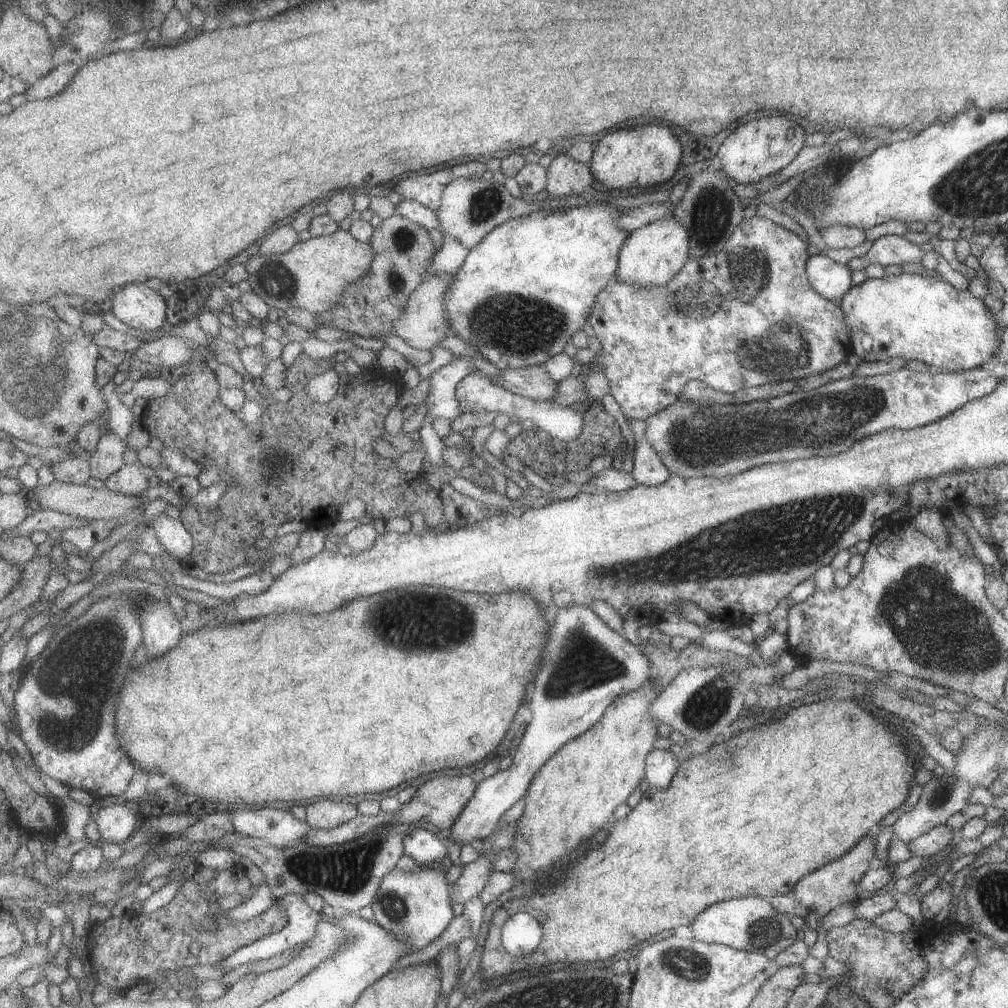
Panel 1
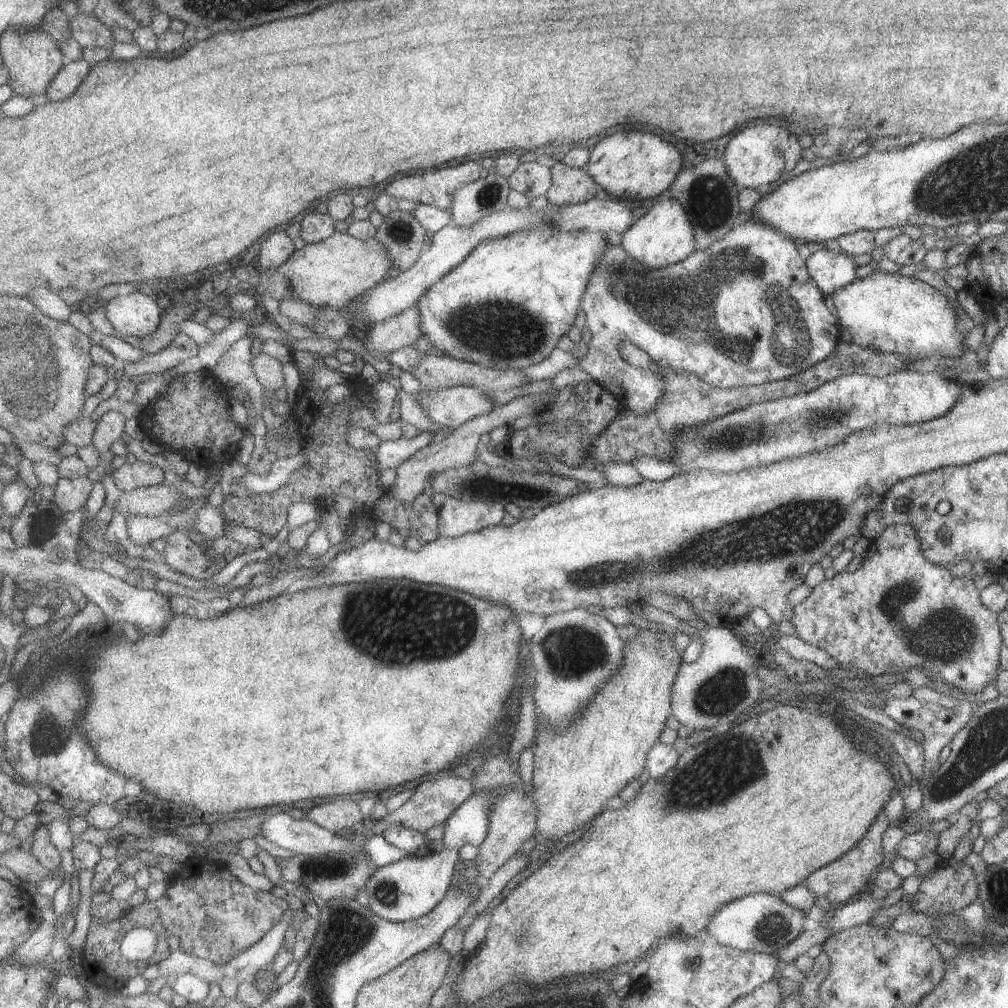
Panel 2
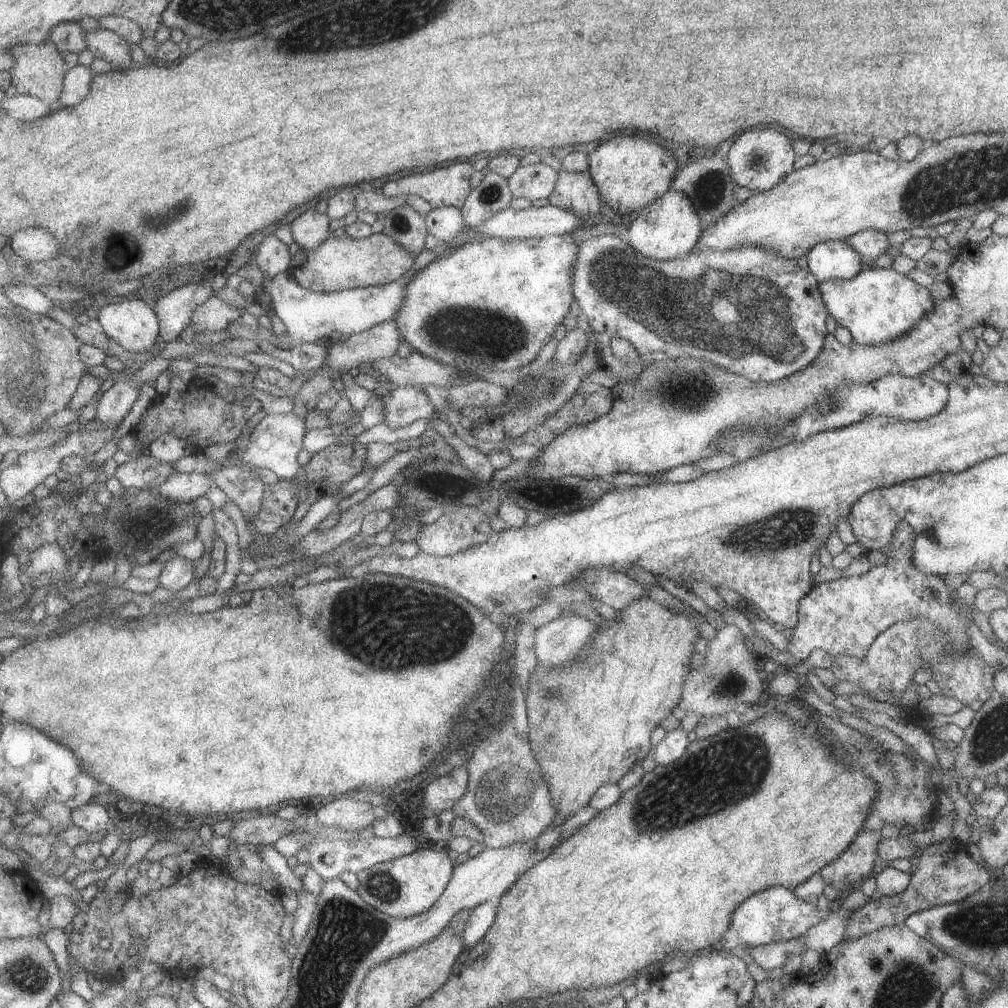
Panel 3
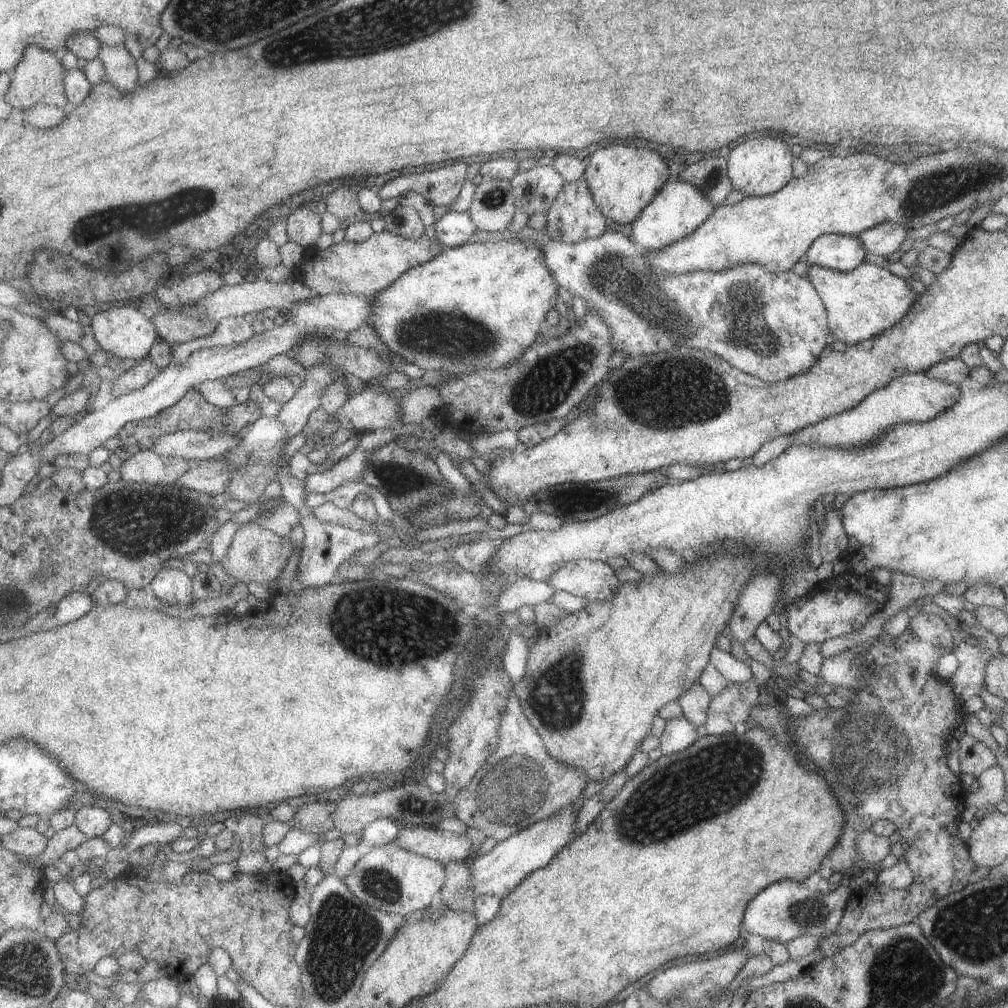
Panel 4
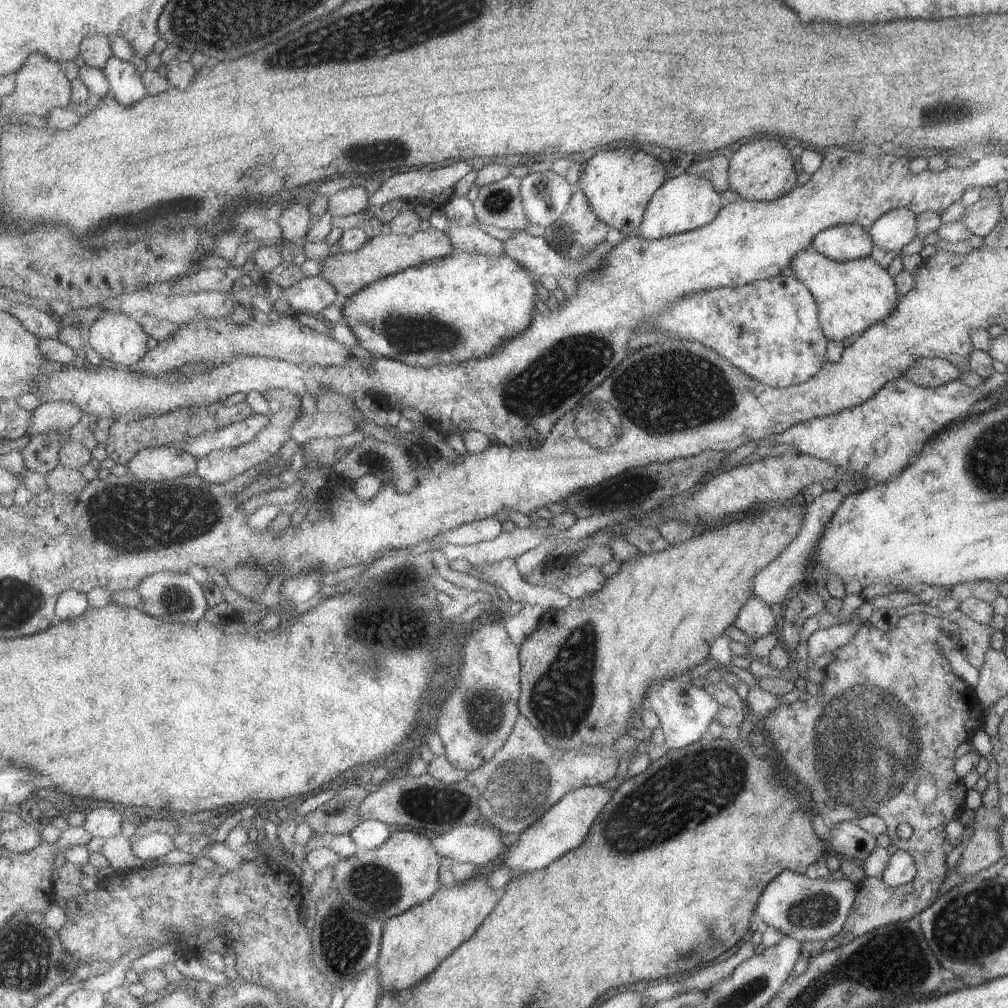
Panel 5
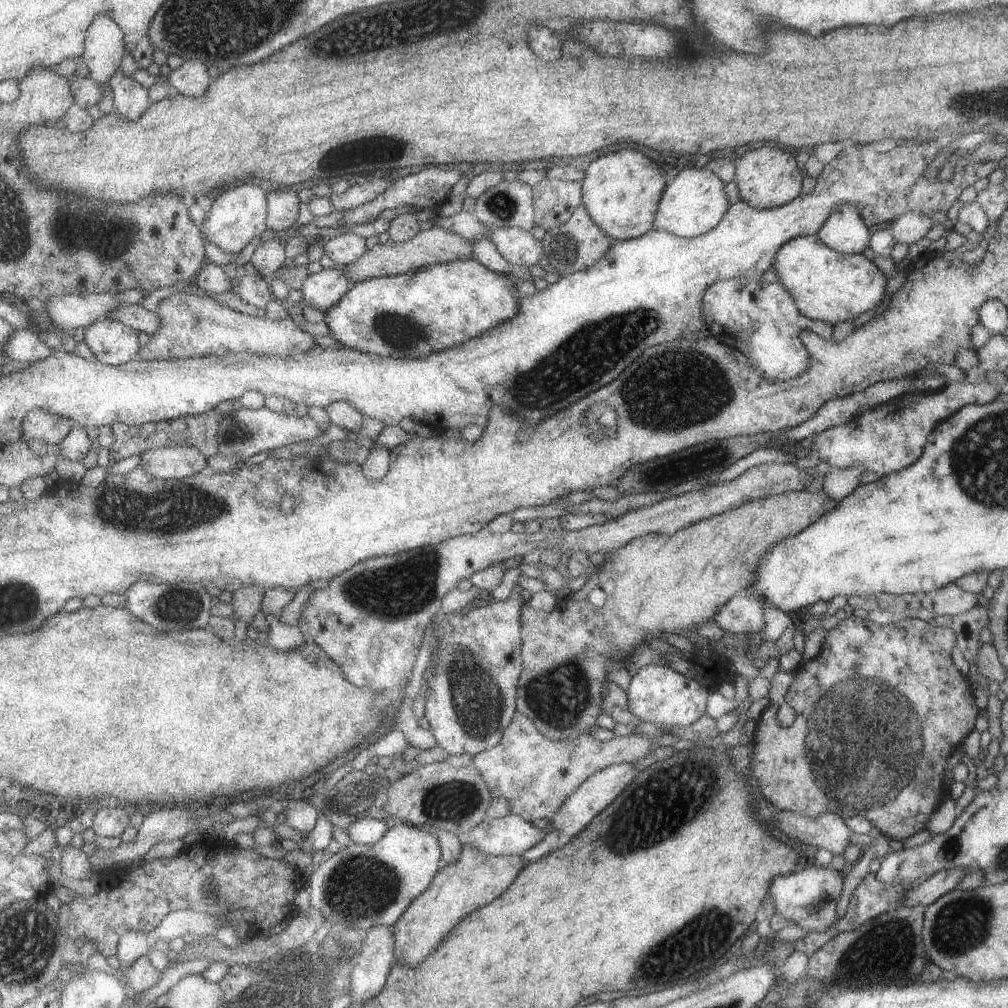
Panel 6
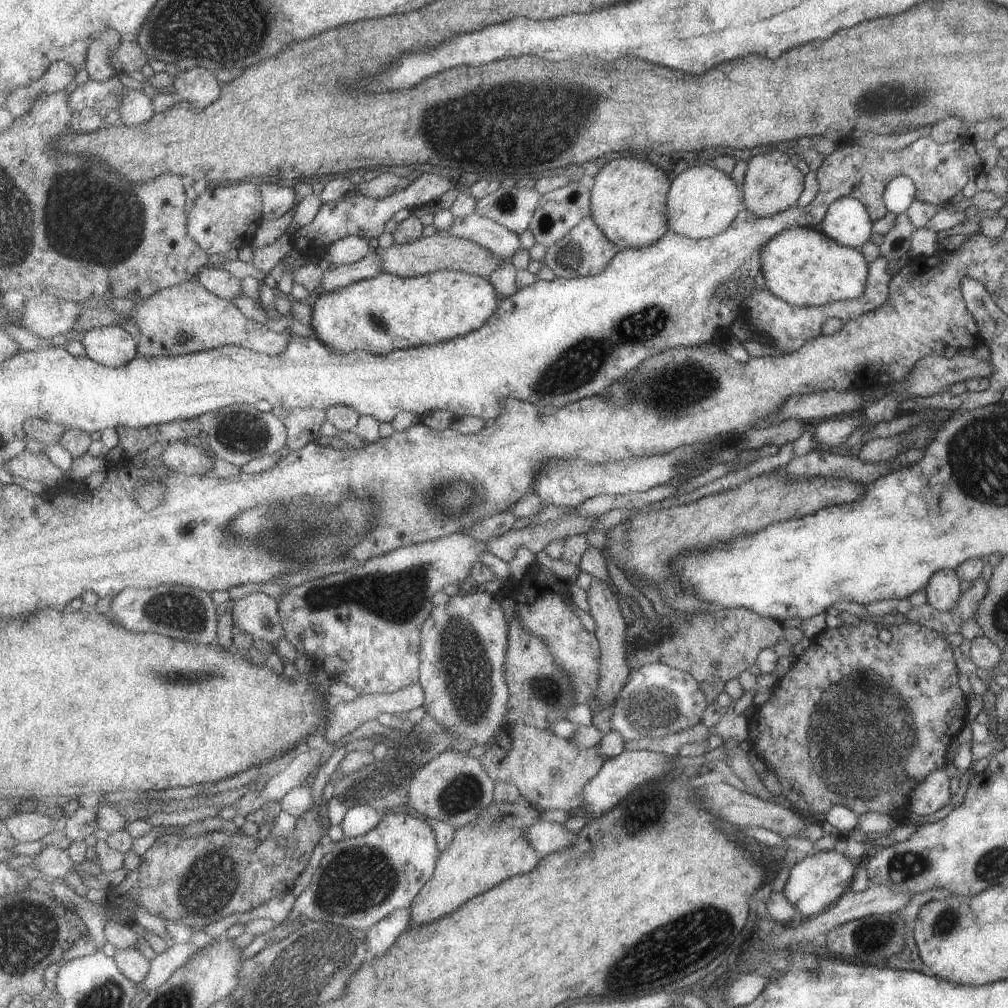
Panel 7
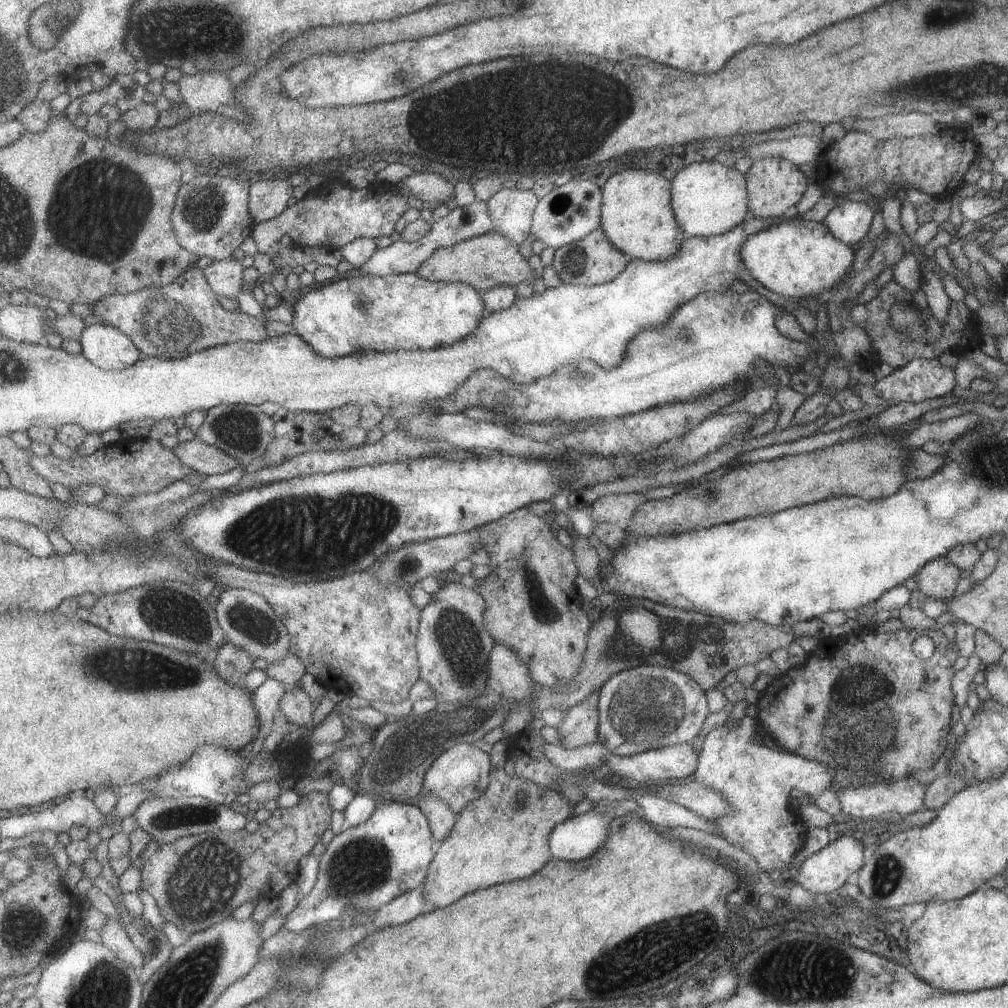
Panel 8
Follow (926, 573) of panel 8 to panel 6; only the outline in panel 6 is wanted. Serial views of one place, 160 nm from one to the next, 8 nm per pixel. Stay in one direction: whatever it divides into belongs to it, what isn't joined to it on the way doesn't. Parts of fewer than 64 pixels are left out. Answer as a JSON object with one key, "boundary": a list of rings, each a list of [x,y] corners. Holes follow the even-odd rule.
{"boundary":[[[954,582],[944,584],[932,594],[932,611],[938,615],[956,615],[977,603],[973,593],[964,591]]]}

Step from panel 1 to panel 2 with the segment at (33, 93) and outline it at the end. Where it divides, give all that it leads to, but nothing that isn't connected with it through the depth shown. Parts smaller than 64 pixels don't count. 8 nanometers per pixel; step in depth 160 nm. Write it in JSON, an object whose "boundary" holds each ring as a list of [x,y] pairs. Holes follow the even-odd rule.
{"boundary":[[[87,60],[67,62],[59,75],[49,87],[49,98],[51,100],[69,100],[77,88],[85,82],[90,75],[91,64]]]}

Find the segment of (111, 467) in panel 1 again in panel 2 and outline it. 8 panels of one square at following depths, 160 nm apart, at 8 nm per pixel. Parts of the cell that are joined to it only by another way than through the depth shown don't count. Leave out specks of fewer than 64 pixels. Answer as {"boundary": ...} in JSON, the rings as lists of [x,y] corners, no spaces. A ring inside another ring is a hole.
{"boundary":[[[119,410],[107,411],[97,422],[96,429],[93,434],[93,445],[99,452],[98,465],[90,470],[88,477],[97,482],[101,480],[101,476],[110,469],[111,460],[113,460],[113,452],[111,452],[111,444],[123,436],[125,432],[125,416]]]}

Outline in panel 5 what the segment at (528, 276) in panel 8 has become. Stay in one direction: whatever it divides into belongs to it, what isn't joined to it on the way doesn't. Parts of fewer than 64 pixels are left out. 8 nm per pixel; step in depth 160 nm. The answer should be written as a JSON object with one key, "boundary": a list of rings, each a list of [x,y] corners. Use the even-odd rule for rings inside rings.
{"boundary":[[[426,227],[417,235],[395,235],[383,234],[371,238],[363,248],[357,252],[342,252],[334,256],[329,256],[321,261],[321,276],[329,280],[337,292],[340,293],[342,301],[351,298],[353,294],[361,292],[365,286],[374,284],[377,280],[395,276],[412,267],[422,266],[437,258],[451,256],[456,248],[453,246],[447,229],[444,231],[435,230],[435,228]]]}

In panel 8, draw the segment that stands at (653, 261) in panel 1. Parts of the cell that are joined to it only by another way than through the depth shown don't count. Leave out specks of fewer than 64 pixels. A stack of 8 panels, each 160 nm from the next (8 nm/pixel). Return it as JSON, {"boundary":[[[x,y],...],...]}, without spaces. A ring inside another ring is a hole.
{"boundary":[[[713,160],[690,163],[670,181],[670,205],[686,237],[723,234],[749,217],[744,174]]]}

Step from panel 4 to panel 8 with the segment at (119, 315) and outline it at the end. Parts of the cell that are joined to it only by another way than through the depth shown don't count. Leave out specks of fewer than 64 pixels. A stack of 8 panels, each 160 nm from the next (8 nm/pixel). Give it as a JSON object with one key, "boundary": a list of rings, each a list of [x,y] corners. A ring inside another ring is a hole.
{"boundary":[[[103,323],[88,326],[83,331],[80,343],[84,355],[105,370],[122,371],[145,357],[121,329]]]}

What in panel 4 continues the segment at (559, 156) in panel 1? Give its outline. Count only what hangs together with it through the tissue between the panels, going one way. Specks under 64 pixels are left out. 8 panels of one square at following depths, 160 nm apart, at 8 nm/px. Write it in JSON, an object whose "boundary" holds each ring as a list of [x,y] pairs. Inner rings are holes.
{"boundary":[[[585,176],[574,182],[565,182],[563,190],[559,194],[556,202],[549,210],[543,237],[552,241],[560,242],[580,242],[589,238],[597,238],[607,230],[607,220],[603,218],[603,213],[597,208],[593,201],[592,192],[589,189]]]}

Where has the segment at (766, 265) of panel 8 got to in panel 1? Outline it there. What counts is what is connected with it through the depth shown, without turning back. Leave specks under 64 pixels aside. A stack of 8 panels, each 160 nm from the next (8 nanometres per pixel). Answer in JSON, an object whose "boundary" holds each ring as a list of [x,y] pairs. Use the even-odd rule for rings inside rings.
{"boundary":[[[909,273],[884,275],[869,279],[849,288],[840,298],[839,308],[850,334],[850,350],[865,362],[888,362],[891,357],[899,356],[905,360],[918,360],[931,366],[937,372],[971,370],[989,365],[999,344],[996,324],[992,314],[969,291],[953,288],[945,279],[936,279]]]}

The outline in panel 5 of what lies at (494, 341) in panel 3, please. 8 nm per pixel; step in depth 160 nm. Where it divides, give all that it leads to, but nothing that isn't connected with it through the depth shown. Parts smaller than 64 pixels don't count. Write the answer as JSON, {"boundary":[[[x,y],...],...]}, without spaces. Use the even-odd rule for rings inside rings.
{"boundary":[[[455,250],[451,256],[431,260],[422,266],[377,280],[361,292],[342,301],[349,328],[362,348],[370,353],[399,360],[415,367],[453,366],[469,360],[487,358],[503,342],[525,334],[537,313],[537,278],[506,251],[499,256]]]}

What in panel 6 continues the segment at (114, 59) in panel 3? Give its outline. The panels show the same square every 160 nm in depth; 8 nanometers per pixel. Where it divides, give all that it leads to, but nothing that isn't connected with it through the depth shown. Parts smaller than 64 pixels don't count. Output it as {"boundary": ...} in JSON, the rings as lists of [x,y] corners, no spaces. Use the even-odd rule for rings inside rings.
{"boundary":[[[120,68],[111,76],[108,86],[113,90],[116,111],[128,120],[137,121],[145,110],[153,106],[149,89],[131,76],[125,76]]]}

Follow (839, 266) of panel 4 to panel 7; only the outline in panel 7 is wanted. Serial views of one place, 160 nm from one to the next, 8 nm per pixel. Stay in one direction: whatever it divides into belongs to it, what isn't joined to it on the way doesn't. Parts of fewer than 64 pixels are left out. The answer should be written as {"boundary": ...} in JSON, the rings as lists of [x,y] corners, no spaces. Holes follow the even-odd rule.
{"boundary":[[[851,196],[833,200],[817,229],[847,248],[860,249],[869,241],[873,222],[867,210]]]}

